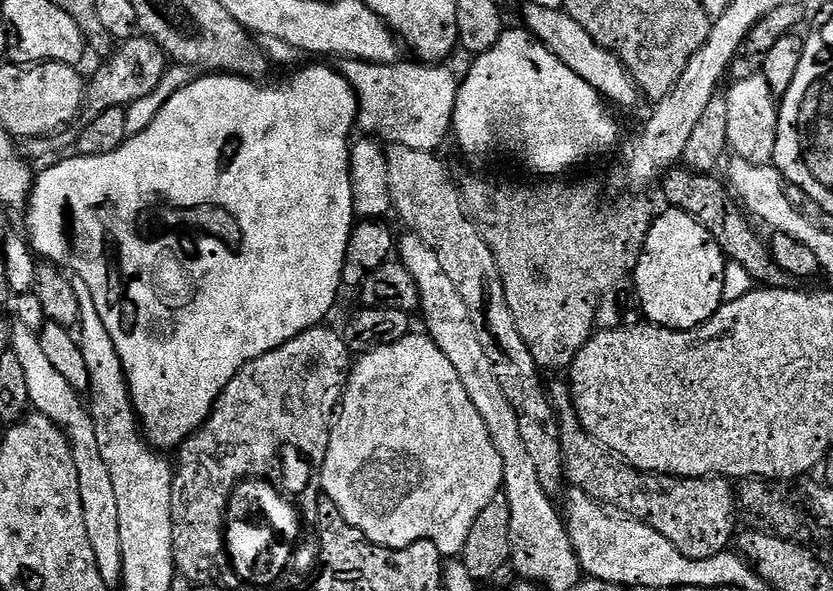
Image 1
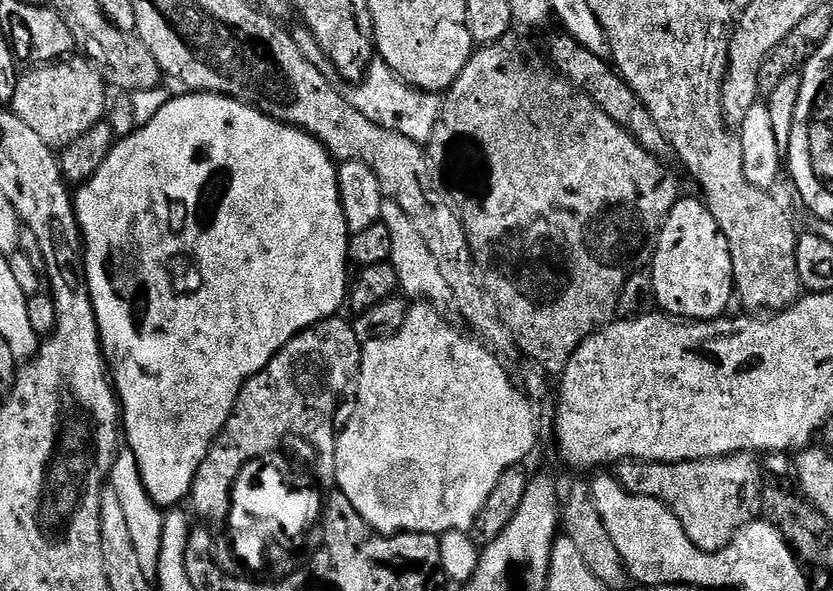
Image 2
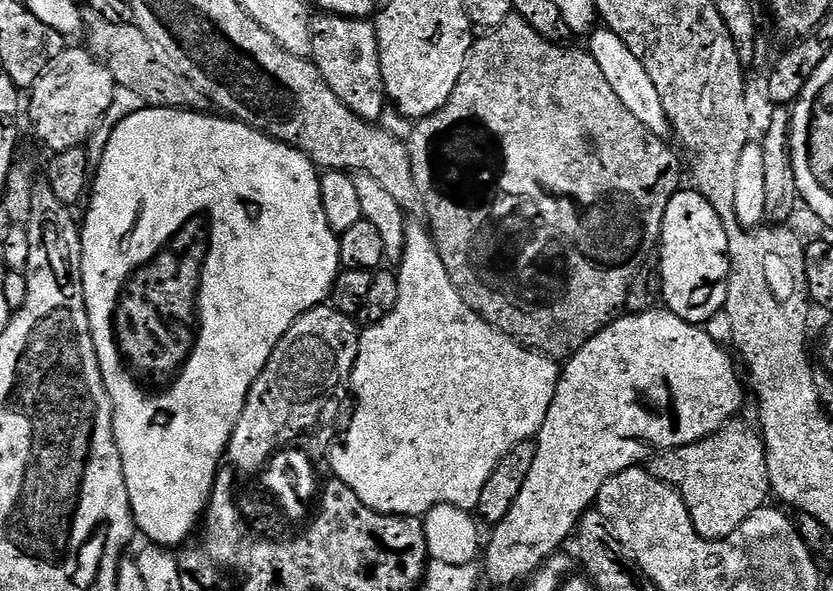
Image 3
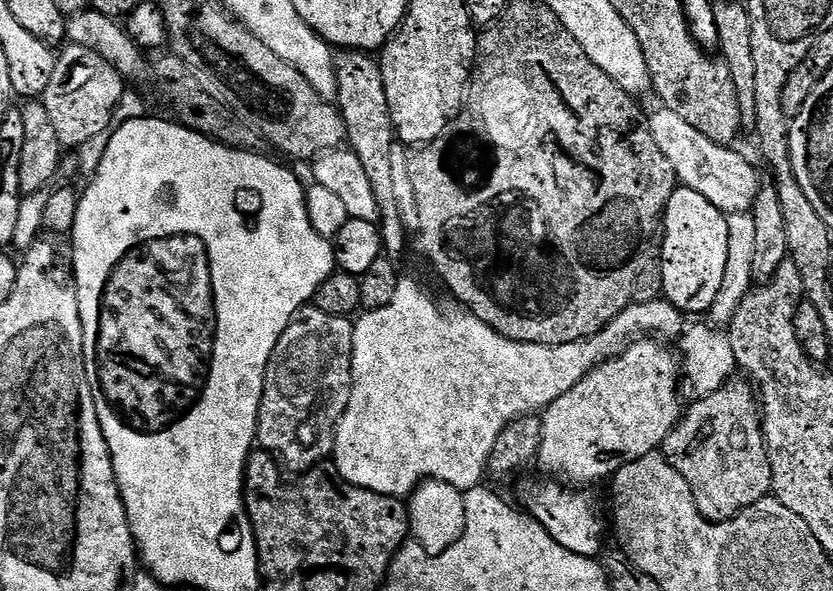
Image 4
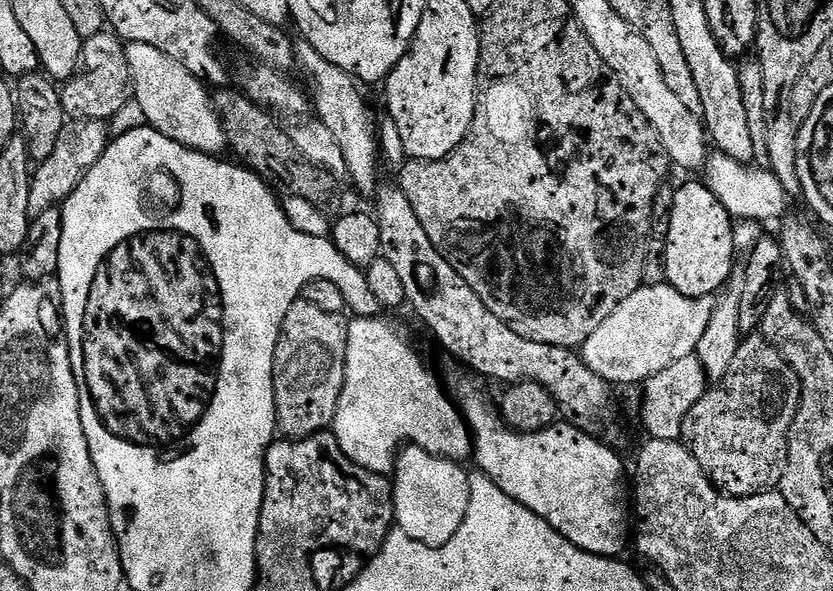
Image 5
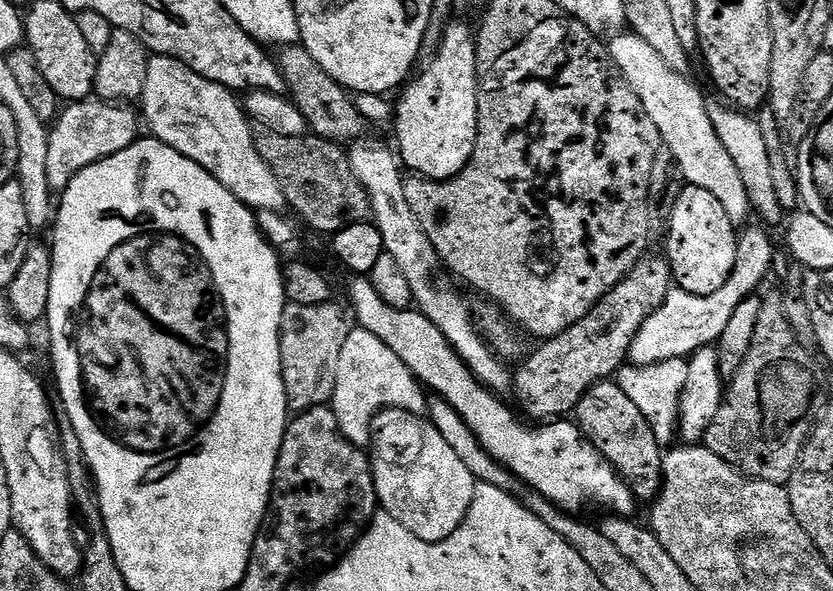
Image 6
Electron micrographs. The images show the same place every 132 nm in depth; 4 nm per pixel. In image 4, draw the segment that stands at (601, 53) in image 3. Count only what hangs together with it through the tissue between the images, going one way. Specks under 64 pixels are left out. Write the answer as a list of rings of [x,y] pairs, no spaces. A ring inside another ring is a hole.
[[[656,106],[646,120],[652,132],[654,142],[658,142],[658,150],[666,154],[670,166],[674,166],[677,181],[695,193],[702,194],[719,212],[725,214],[744,214],[756,201],[756,193],[760,191],[761,181],[756,180],[756,172],[751,164],[733,147],[715,144],[706,138],[686,118],[674,114],[674,110]]]

